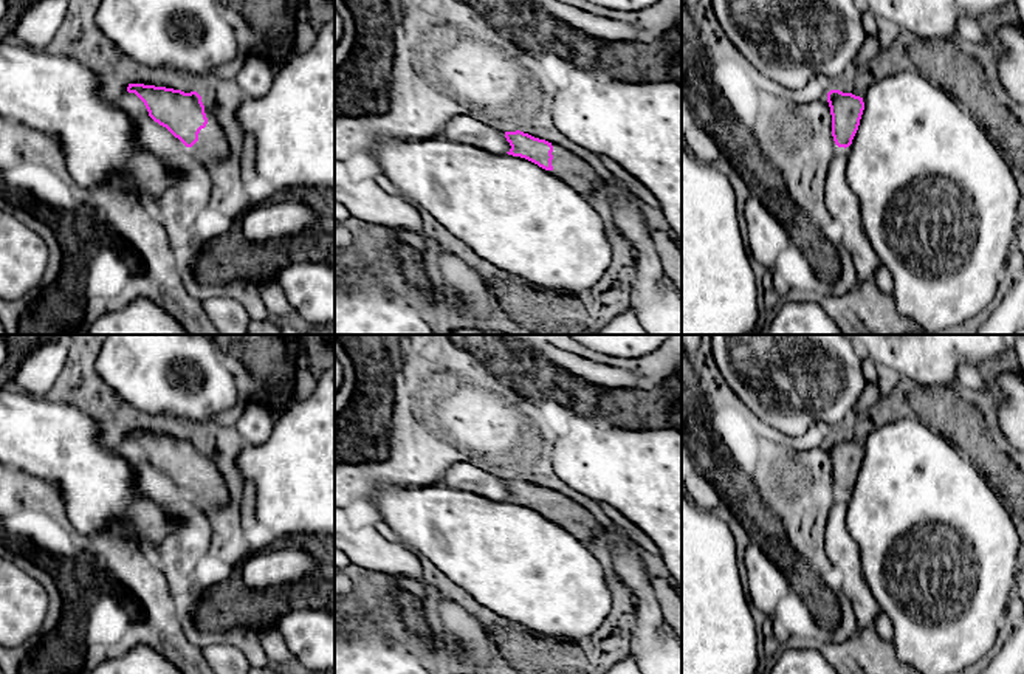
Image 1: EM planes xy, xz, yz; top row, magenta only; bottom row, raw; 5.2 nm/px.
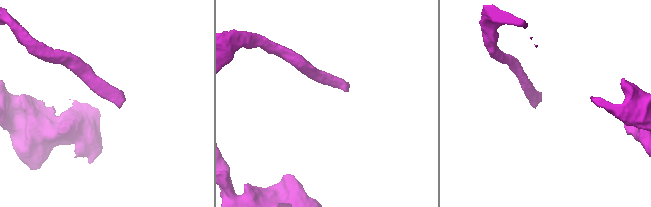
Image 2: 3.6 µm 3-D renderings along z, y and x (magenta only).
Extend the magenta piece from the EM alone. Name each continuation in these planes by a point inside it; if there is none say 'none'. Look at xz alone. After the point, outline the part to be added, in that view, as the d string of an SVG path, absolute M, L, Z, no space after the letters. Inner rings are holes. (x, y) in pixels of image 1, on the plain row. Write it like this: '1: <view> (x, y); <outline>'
1: xz (577, 519); M553 494L552 502L553 518L582 544L589 544L601 533L603 527L584 505L564 494Z

